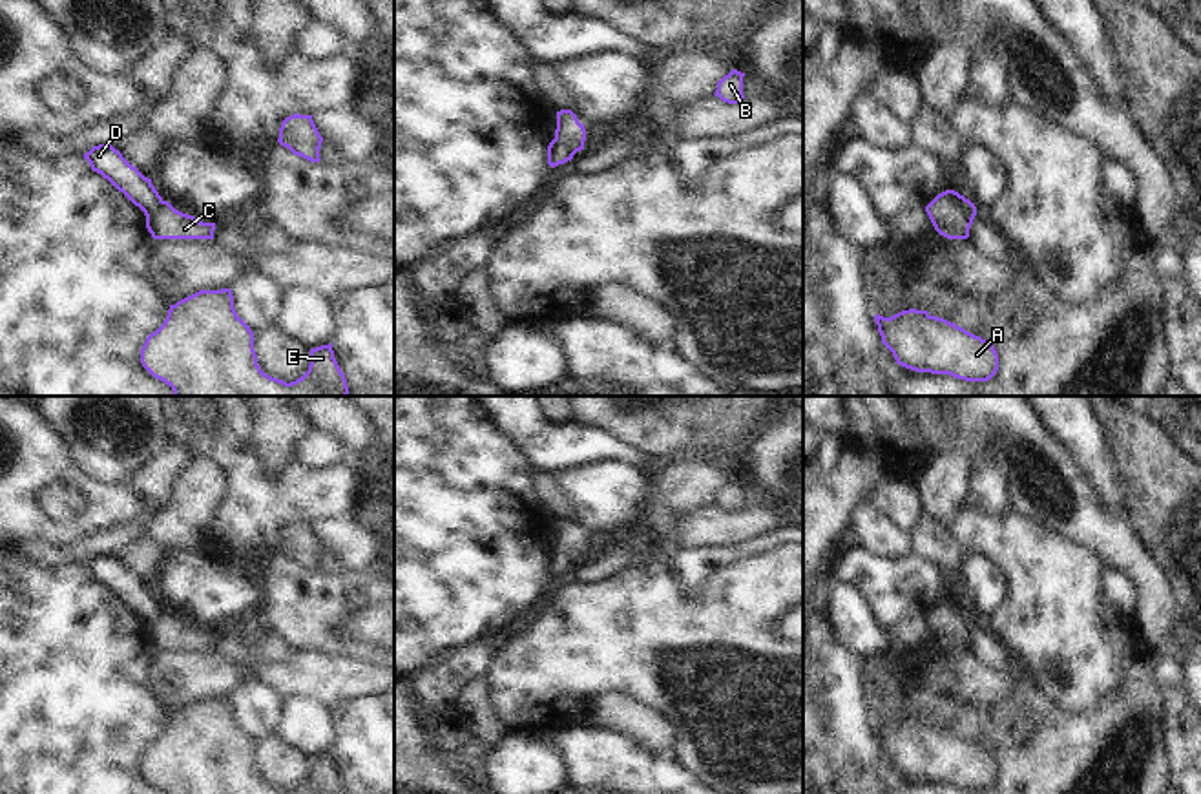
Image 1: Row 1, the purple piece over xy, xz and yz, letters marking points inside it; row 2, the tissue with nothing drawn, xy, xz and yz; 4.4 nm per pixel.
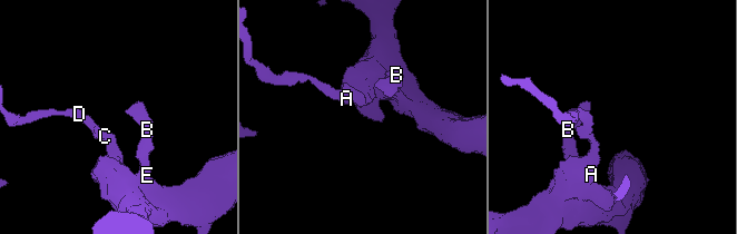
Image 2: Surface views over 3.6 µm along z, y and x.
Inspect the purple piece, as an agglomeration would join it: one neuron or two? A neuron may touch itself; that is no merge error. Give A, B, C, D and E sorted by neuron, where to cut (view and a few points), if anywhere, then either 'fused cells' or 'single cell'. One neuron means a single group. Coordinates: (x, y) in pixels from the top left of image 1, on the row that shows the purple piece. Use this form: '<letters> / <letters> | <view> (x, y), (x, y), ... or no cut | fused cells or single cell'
A B C E / D | yz (953, 192), (959, 207), (971, 219) | fused cells

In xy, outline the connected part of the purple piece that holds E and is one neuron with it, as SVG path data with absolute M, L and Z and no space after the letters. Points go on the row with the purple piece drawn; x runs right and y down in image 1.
M230 288L199 290L170 305L164 323L141 349L142 367L172 387L173 396L347 396L349 387L332 343L310 349L308 371L296 381L272 378L257 365L254 332L237 316Z

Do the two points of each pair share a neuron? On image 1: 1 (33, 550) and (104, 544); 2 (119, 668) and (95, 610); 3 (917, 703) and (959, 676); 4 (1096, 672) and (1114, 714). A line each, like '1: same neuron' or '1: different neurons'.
1: same neuron
2: same neuron
3: different neurons
4: different neurons

